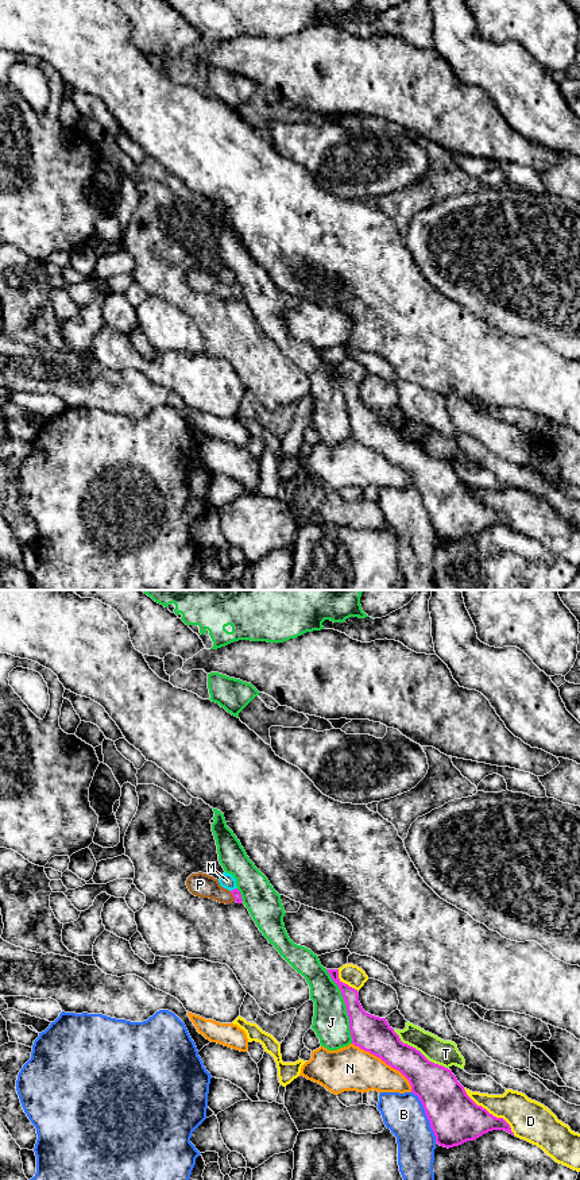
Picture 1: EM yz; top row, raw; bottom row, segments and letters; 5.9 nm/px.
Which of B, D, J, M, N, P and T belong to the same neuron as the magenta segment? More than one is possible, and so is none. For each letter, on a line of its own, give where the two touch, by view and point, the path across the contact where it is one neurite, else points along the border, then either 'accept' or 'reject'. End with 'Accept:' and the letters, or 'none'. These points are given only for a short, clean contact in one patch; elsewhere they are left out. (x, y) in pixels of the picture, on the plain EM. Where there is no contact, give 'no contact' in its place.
B: yz (426, 511) | reject
D: yz (488, 508) | reject
J: yz (345, 400) | reject
M: yz (235, 284) | along yz (236, 282), (231, 286) | reject
N: yz (386, 458) | reject
P: yz (234, 292) | across yz (236, 289), (234, 292), (221, 290), (200, 280) | accept
T: yz (418, 446) | reject
Accept: P

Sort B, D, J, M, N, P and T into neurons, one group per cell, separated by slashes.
B / D / J / M / N / P / T

